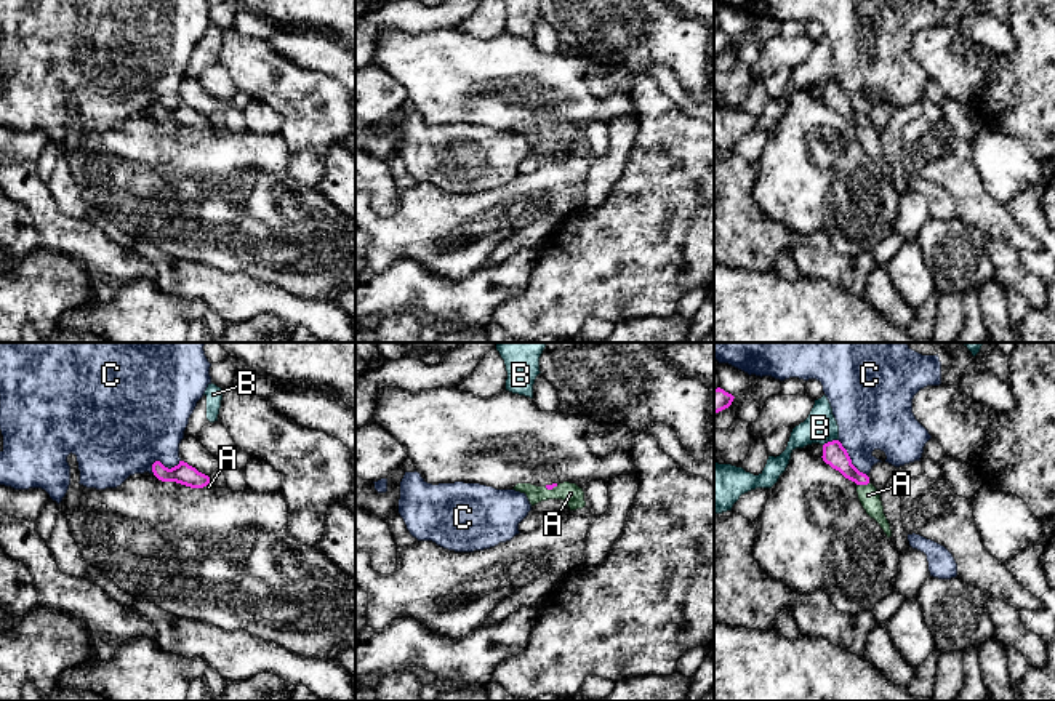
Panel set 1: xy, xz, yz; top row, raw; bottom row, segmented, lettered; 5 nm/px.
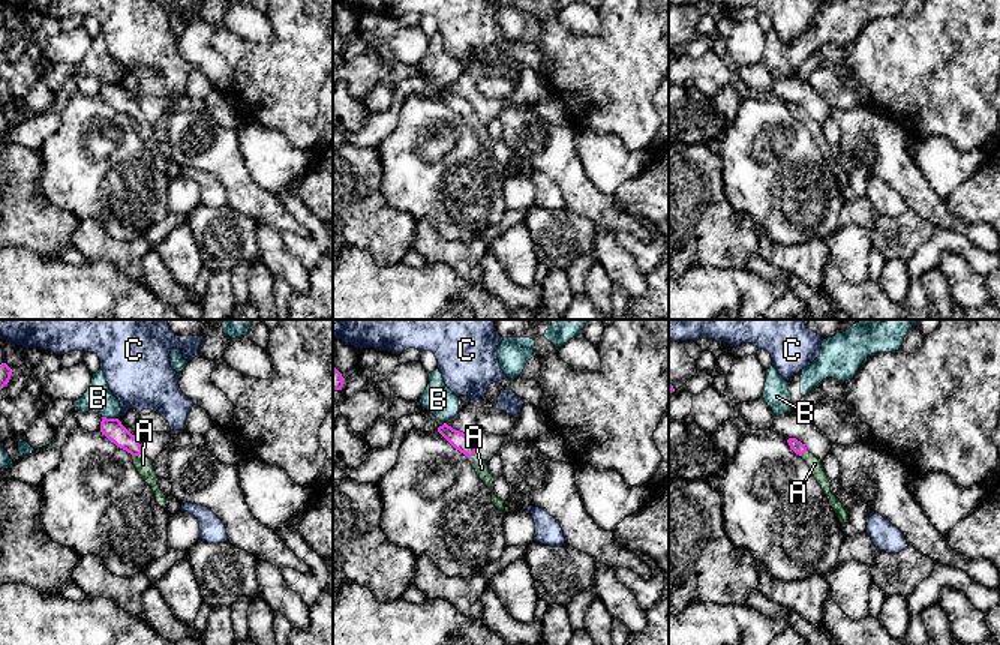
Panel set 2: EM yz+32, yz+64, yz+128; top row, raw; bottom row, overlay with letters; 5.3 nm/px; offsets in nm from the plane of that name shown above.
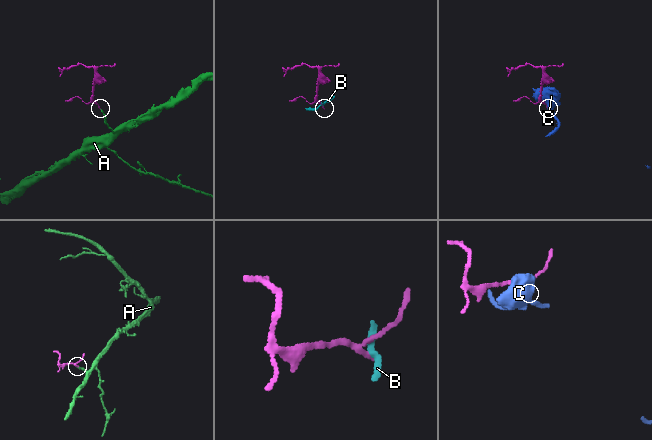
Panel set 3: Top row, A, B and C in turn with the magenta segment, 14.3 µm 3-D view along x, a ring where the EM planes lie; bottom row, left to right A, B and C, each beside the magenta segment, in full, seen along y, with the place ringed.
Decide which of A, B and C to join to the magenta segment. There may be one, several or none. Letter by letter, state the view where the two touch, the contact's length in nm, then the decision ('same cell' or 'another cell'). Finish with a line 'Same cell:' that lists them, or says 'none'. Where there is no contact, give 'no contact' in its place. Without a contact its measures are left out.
A: yz | 70 nm | same cell
B: yz | 90 nm | another cell
C: xy | 160 nm | another cell
Same cell: A

